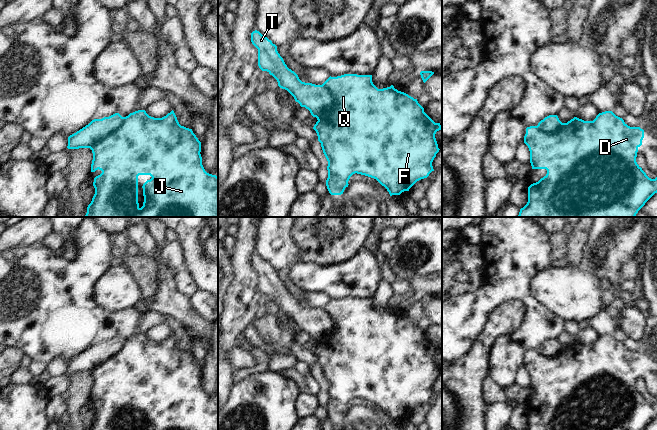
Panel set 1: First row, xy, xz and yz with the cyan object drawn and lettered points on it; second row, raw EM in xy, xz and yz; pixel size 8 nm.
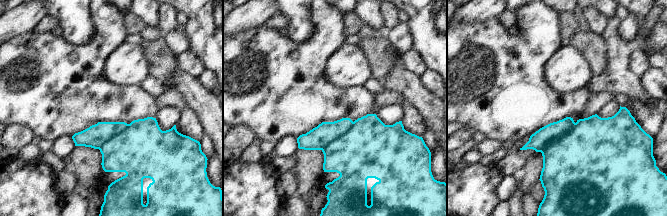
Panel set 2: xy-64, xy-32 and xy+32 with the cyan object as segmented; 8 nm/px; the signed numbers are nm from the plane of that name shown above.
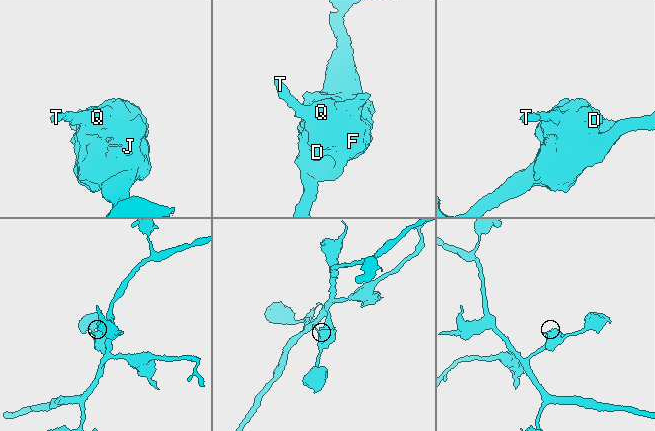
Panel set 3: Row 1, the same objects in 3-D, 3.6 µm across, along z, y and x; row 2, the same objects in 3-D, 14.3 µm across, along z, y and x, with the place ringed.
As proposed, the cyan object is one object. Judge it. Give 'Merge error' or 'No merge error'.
Merge error.

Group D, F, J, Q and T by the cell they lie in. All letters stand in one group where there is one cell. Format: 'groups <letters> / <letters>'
groups D F J Q / T

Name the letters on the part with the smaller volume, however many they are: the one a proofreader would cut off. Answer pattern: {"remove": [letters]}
{"remove": ["T"]}

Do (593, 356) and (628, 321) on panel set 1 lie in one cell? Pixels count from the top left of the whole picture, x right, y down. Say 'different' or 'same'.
different

